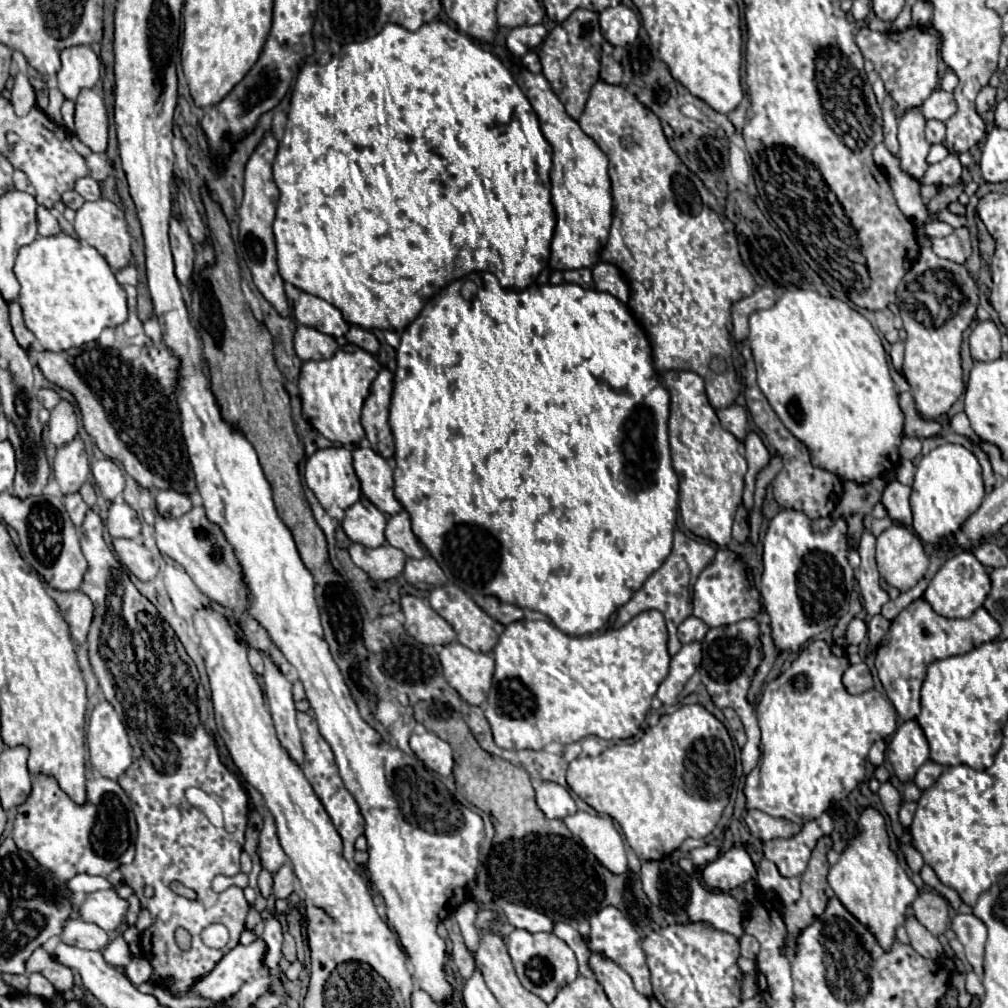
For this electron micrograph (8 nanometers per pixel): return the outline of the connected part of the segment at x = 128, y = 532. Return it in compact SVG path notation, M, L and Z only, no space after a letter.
M113 502L107 516L107 530L111 538L139 538L141 522L137 512L125 502Z

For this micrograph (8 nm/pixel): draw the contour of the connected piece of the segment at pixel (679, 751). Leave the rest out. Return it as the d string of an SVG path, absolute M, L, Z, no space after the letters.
M701 704L681 706L673 714L661 716L657 726L647 728L637 738L603 740L597 736L588 736L582 740L581 746L582 753L569 764L567 770L569 788L599 814L609 814L613 820L617 820L629 846L641 860L661 860L677 850L683 840L705 838L713 832L723 808L729 802L725 782L731 782L731 766L735 766L733 741L725 726Z

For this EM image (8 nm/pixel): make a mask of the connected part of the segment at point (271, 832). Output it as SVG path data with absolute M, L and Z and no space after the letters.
M269 812L265 814L265 826L259 836L259 858L263 868L267 868L271 874L275 874L287 862L287 854L279 846L279 838L275 834L275 822Z

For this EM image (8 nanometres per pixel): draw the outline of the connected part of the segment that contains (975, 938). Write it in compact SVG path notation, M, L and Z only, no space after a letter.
M955 914L953 932L965 946L965 956L967 956L967 962L973 966L973 972L981 978L983 976L983 946L987 940L985 924L973 914Z

